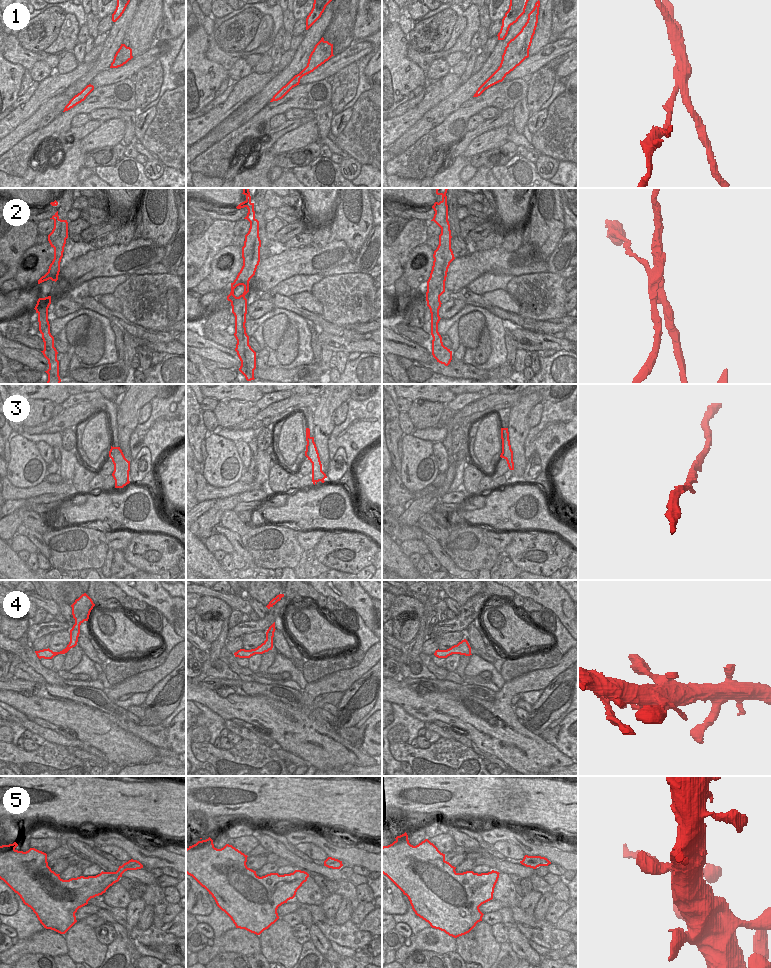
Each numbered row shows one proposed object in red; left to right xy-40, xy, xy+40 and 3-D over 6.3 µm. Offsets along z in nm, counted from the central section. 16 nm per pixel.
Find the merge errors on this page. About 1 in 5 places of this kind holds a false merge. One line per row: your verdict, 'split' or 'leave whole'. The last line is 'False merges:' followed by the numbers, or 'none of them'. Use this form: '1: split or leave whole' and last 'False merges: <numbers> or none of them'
1: split
2: split
3: leave whole
4: leave whole
5: leave whole
False merges: 1, 2

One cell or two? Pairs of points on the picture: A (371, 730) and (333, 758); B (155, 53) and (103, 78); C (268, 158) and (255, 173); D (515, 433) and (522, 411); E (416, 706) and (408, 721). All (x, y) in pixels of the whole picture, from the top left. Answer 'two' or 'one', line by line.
A: two
B: one
C: one
D: one
E: two

